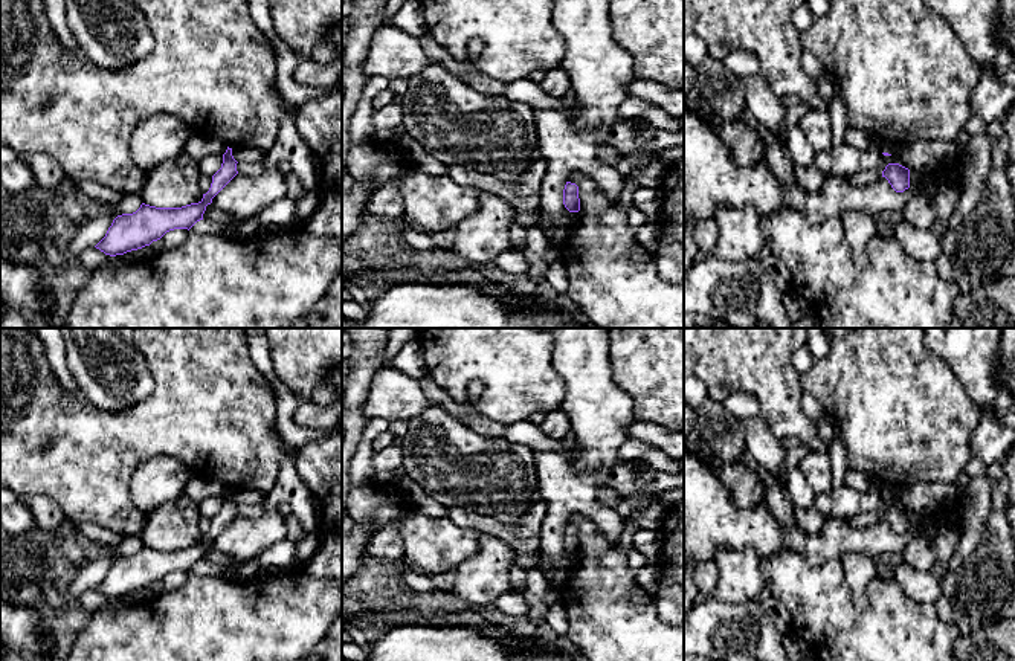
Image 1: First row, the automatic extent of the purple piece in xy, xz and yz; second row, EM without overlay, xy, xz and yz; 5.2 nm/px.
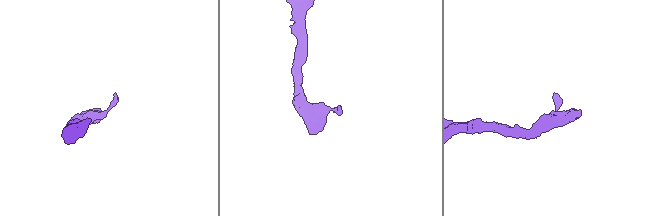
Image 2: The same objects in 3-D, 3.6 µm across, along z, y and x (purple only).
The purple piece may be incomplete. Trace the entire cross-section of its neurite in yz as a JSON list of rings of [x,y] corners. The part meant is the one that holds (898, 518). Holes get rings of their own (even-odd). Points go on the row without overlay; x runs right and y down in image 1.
[[[888,505],[882,513],[882,519],[888,522],[896,534],[904,534],[910,530],[910,511],[899,505]]]

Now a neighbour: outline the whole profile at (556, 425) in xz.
[[[556,409],[546,414],[539,427],[545,435],[556,440],[563,440],[571,430],[571,423],[563,411]]]

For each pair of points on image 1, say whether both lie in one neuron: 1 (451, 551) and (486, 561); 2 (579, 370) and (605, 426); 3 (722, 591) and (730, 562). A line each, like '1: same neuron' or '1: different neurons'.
1: different neurons
2: same neuron
3: same neuron

